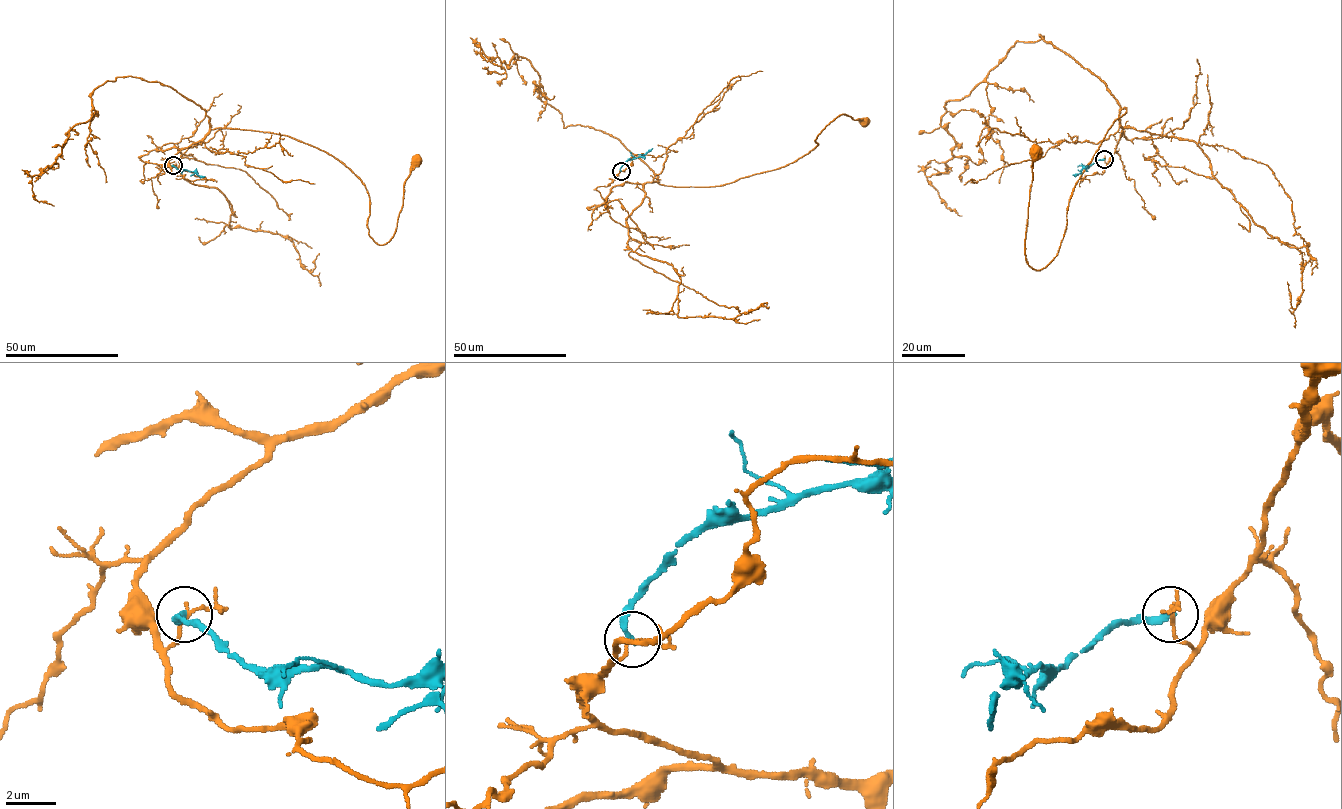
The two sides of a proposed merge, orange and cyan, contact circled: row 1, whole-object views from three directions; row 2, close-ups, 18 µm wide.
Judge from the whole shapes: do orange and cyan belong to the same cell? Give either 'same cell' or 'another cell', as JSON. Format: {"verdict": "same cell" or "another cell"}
{"verdict": "another cell"}

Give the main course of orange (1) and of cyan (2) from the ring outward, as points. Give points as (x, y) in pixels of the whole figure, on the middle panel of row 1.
1: (621, 171), (617, 177), (630, 183), (724, 185), (795, 161), (818, 144), (817, 135), (837, 116), (863, 121)
2: (621, 171), (625, 162), (643, 156), (652, 148)

